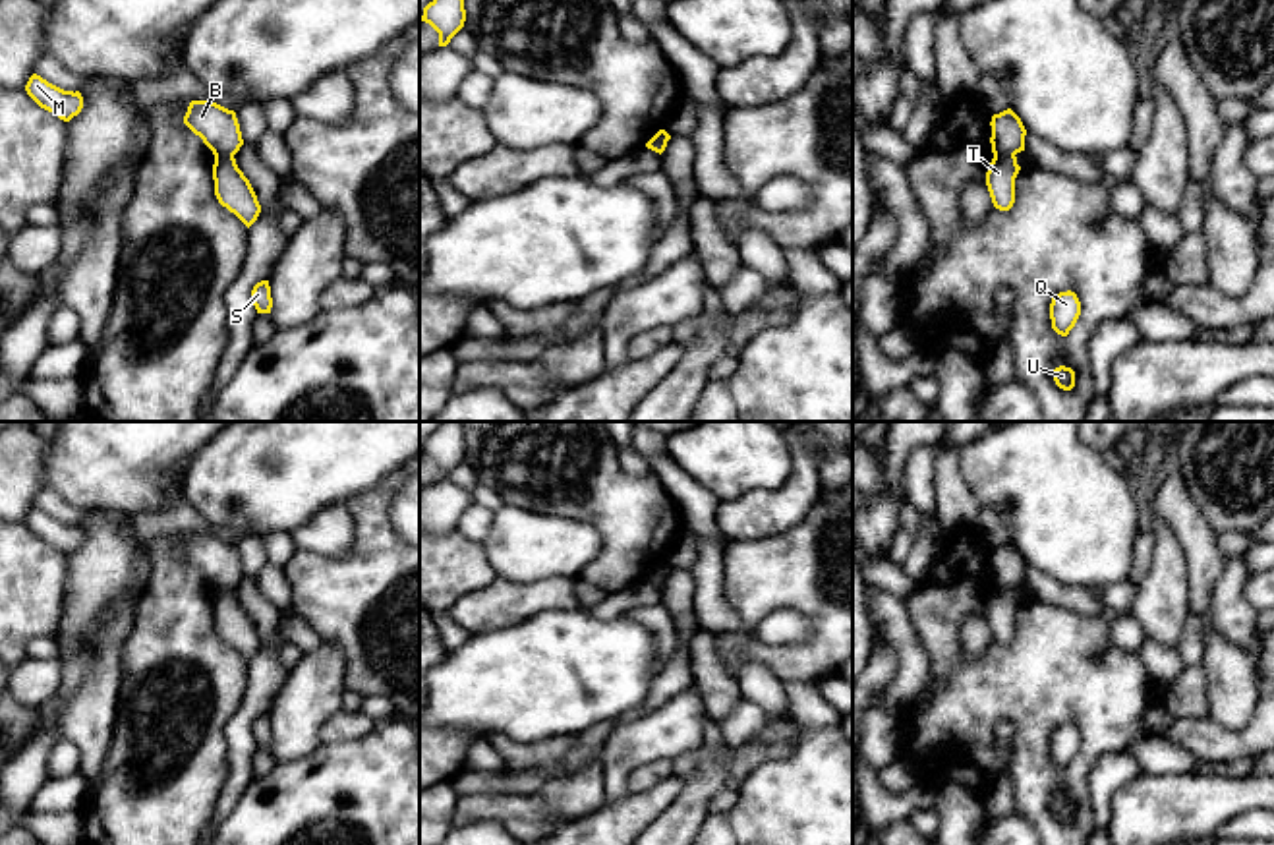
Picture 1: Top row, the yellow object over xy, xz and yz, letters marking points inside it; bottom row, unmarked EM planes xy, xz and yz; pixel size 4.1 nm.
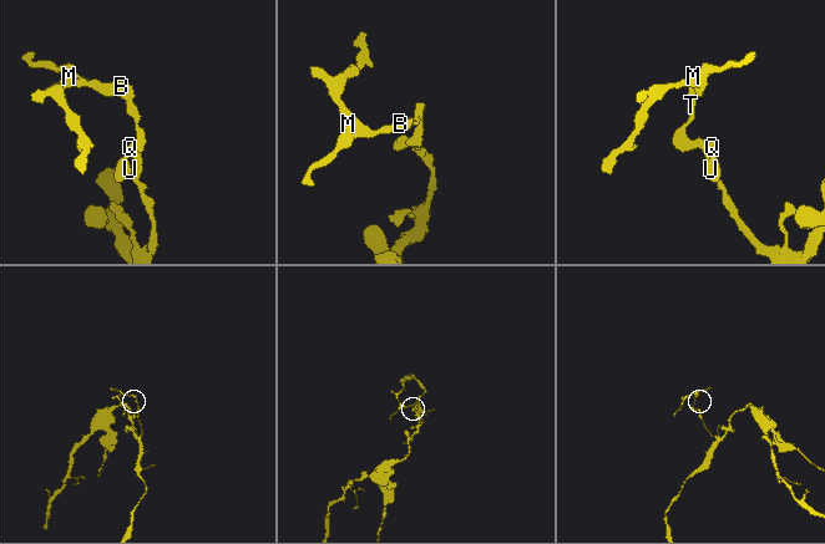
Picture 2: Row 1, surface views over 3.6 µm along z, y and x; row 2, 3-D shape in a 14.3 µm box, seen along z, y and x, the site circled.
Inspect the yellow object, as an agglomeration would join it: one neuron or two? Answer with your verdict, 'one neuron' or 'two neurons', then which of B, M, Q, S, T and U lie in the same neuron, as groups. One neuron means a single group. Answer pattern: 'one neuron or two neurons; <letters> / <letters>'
two neurons; B M / Q S T U

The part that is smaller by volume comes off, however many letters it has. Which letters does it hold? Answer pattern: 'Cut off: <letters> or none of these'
Cut off: B, M

